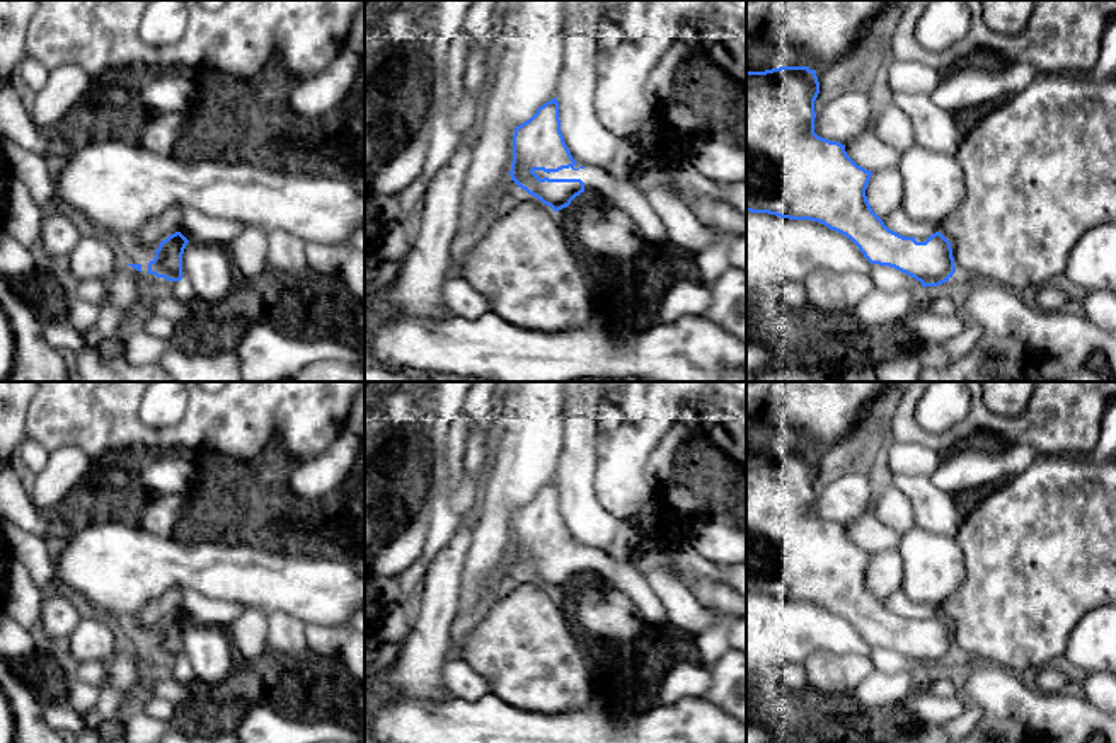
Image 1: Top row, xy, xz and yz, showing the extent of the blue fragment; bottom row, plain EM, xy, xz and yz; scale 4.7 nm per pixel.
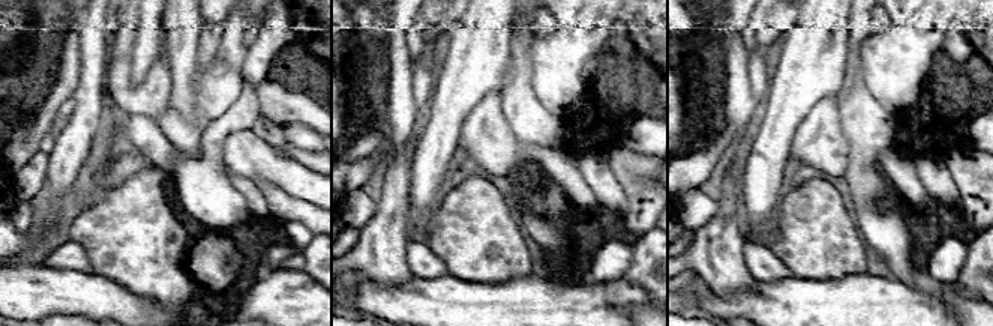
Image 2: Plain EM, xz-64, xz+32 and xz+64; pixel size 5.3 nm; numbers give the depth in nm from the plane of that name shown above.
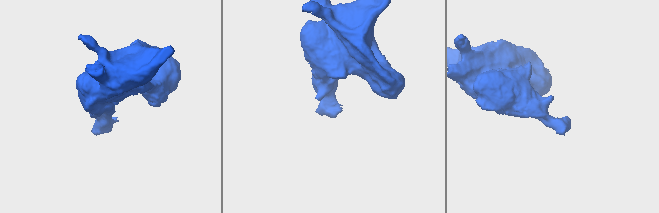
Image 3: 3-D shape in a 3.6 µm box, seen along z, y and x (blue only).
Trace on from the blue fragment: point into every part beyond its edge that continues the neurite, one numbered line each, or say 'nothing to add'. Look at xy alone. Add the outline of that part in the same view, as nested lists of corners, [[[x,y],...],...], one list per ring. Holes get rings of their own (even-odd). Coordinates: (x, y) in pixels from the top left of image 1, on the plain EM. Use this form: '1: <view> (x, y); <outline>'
1: xy (128, 672); [[[119,648],[106,666],[106,682],[124,694],[119,712],[114,717],[114,729],[102,731],[82,726],[70,738],[72,743],[128,743],[124,738],[126,712],[147,697],[147,685],[153,671],[147,659],[131,648]]]

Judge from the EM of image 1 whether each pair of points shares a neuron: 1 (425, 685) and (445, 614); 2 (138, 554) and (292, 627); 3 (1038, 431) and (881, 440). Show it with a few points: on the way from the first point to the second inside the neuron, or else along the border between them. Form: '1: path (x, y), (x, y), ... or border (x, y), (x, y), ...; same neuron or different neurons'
1: path (425, 668), (425, 651), (433, 631); same neuron
2: border (270, 614), (288, 612), (305, 622); different neurons
3: border (897, 401), (890, 423), (891, 440); different neurons

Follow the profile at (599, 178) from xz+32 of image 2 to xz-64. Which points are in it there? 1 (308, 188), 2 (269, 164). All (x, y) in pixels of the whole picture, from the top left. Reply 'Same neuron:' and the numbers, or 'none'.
Same neuron: none

